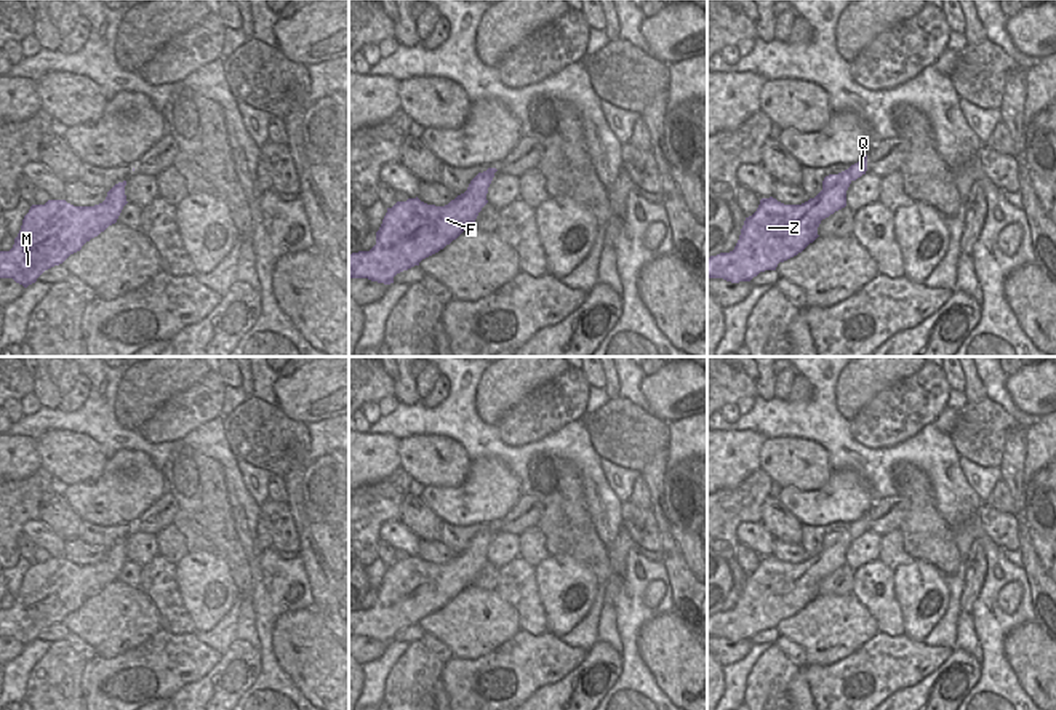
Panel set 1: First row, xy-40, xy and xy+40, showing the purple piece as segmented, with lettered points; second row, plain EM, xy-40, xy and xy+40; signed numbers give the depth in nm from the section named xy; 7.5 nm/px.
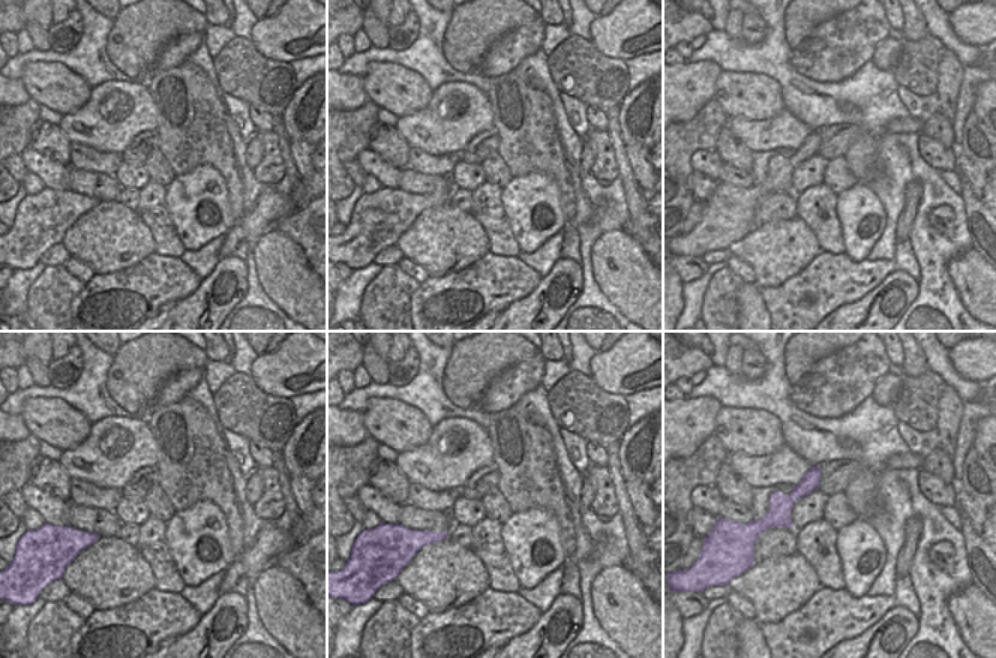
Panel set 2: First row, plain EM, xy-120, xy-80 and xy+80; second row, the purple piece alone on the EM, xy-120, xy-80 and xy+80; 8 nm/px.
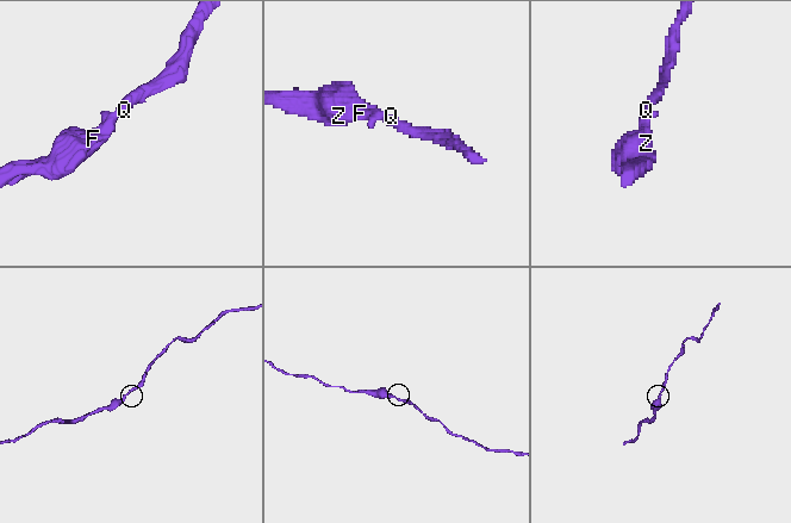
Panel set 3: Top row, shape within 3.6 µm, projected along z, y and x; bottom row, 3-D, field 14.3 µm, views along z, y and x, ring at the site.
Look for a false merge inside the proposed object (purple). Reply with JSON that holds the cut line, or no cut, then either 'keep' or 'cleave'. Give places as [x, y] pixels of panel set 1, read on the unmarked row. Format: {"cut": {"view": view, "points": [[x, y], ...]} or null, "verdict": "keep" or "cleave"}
{"cut": null, "verdict": "keep"}

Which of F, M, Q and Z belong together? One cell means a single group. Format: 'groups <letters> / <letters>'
groups F M Q Z

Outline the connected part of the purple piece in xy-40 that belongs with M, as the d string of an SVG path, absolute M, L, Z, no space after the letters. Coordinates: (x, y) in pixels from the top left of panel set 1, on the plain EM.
M126 539L115 542L102 561L94 564L74 564L66 558L48 558L45 563L32 563L22 577L21 588L10 609L0 609L0 636L13 636L27 646L48 627L62 622L70 612L82 608L91 596L115 582L123 564Z

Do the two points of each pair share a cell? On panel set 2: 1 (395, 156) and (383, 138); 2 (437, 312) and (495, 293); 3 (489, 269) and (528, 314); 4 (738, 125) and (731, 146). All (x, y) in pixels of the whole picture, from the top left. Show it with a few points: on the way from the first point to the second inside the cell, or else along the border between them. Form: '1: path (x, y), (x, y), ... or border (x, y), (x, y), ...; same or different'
1: path (395, 152), (387, 143); same
2: path (452, 299), (462, 288), (480, 288); same
3: border (542, 278), (530, 293), (513, 300), (500, 312); different
4: border (728, 126), (752, 153); different

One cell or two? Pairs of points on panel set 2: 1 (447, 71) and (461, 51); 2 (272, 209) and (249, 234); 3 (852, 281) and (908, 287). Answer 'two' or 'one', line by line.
1: two
2: one
3: two

